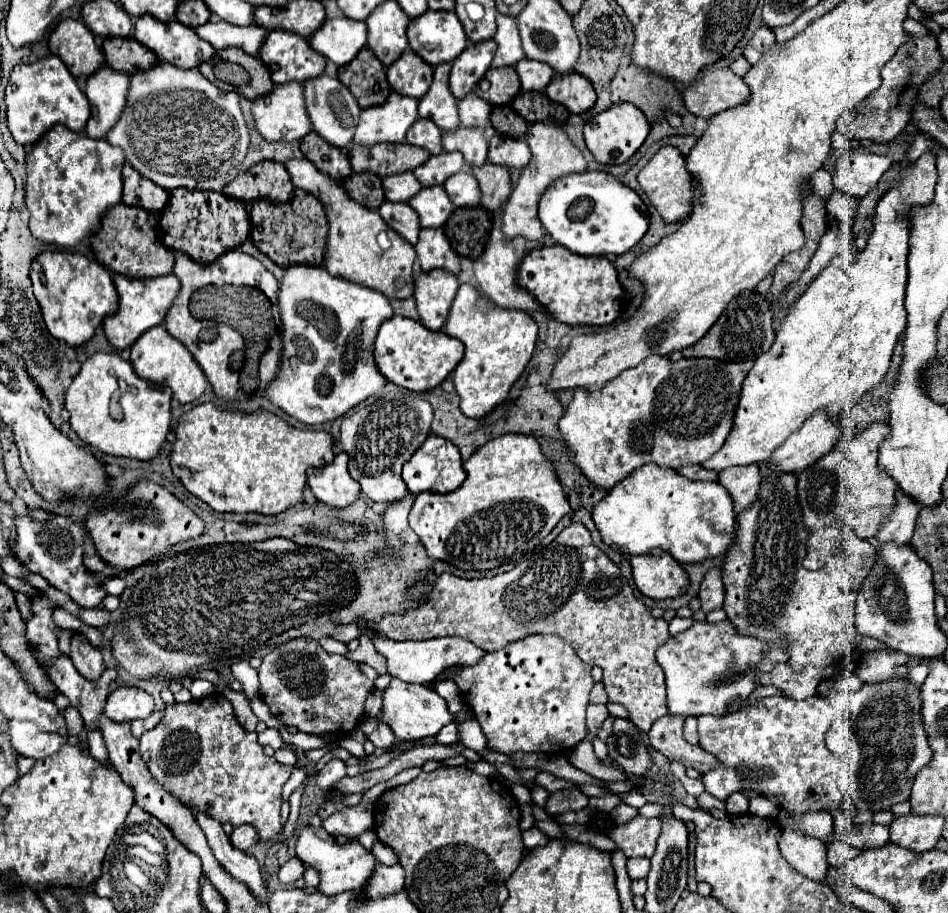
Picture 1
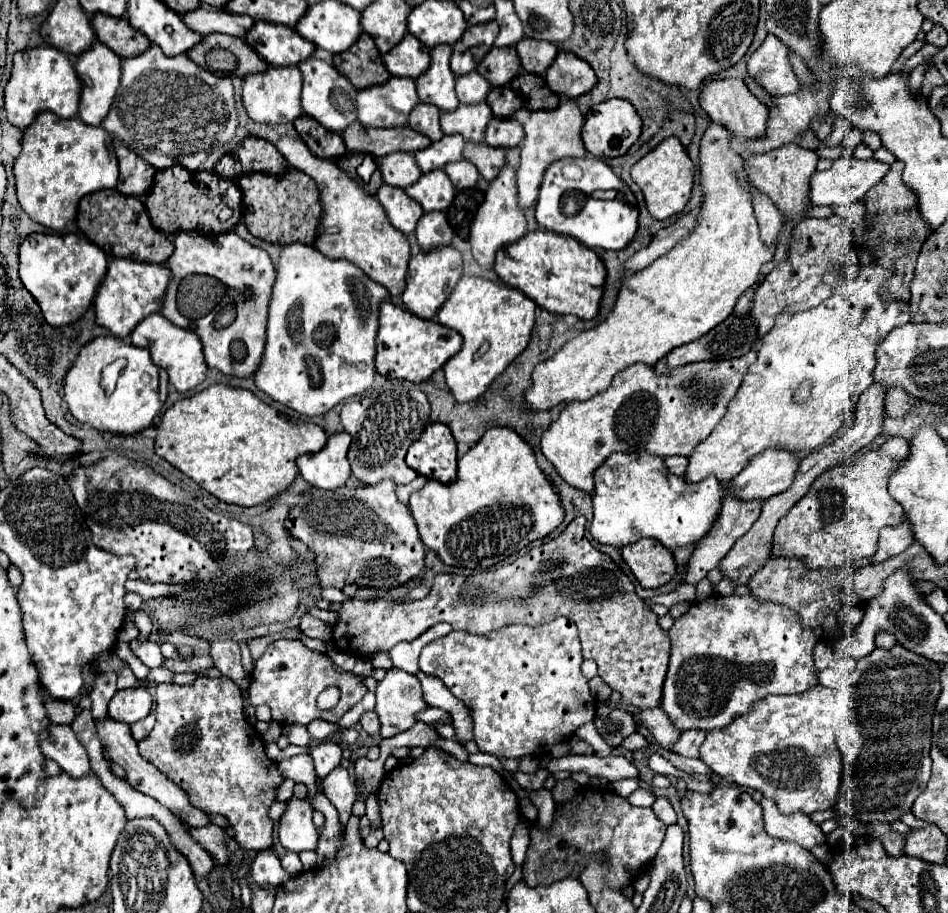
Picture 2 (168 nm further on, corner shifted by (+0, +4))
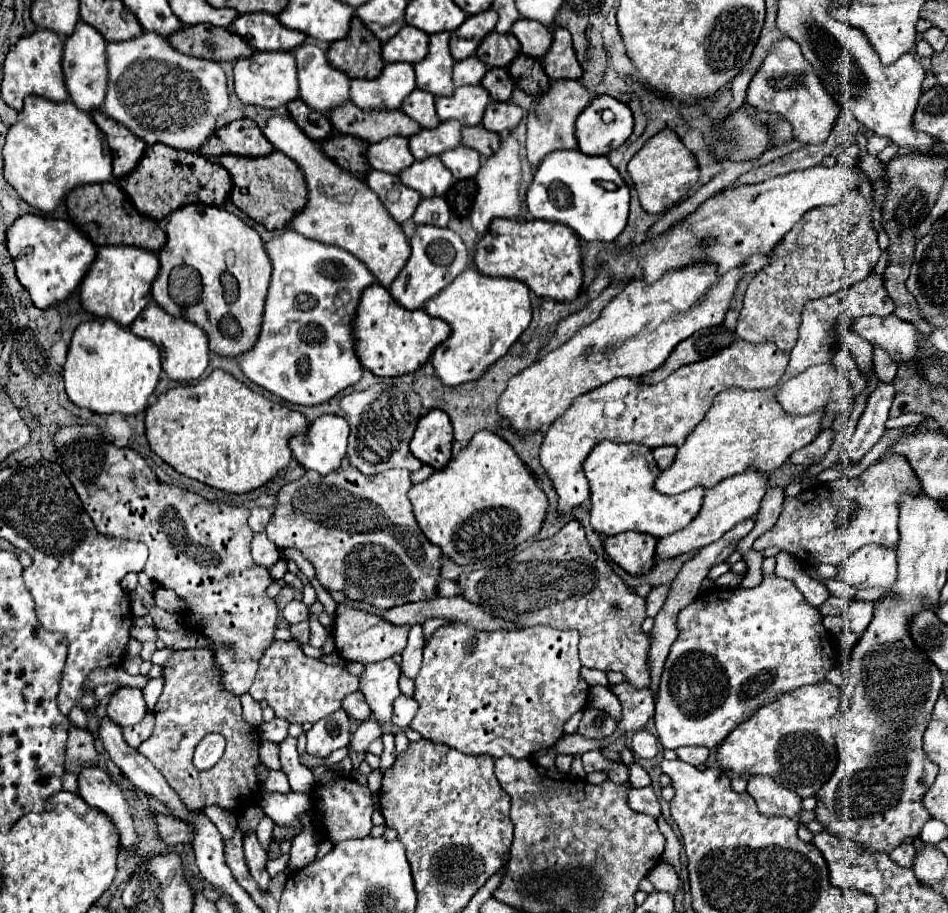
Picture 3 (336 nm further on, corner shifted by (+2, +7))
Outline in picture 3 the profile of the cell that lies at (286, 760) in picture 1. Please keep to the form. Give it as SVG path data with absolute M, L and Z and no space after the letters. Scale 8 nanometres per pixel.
M273 718L271 722L261 722L261 726L259 726L261 740L281 742L287 736L287 728L289 728L289 722L283 718Z

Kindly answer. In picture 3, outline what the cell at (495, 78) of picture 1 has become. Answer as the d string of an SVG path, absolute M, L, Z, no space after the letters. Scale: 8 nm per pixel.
M491 32L485 36L485 40L477 48L477 56L489 66L501 66L505 68L511 64L511 60L521 52L521 44L513 34L497 34Z

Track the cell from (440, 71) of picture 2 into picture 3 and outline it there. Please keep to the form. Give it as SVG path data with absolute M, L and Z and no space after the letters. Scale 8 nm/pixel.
M449 32L431 34L427 56L415 64L417 88L435 96L451 96L455 90L451 82L451 68L455 60L449 52L449 36Z

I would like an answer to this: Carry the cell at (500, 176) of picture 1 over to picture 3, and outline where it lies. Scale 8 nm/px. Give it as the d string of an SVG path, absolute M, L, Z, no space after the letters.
M463 126L461 142L483 156L491 156L499 148L499 134L489 132L483 126Z

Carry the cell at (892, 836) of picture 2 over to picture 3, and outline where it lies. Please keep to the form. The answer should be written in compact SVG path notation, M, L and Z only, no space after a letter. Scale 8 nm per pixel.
M903 842L901 846L897 846L891 854L891 860L901 864L903 868L911 868L913 866L913 858L915 858L915 848L911 842Z

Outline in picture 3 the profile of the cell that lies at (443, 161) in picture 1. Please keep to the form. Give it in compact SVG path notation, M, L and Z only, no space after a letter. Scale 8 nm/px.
M457 120L441 122L437 128L419 130L409 138L409 150L415 160L437 156L445 150L457 148L461 142L461 124Z

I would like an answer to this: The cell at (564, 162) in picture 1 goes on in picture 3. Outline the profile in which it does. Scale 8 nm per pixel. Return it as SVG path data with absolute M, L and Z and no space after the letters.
M555 80L549 90L539 94L527 116L527 158L535 168L549 152L559 148L577 148L575 120L589 106L591 94L579 80Z

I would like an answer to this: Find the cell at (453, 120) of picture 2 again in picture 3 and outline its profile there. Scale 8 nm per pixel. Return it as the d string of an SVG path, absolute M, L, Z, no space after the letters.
M481 84L459 86L451 96L435 98L439 120L461 120L463 126L477 126L483 120L483 112L489 104L489 92Z

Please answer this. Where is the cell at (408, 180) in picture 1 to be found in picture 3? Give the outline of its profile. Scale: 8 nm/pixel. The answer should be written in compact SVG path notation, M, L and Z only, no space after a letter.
M393 136L393 138L385 138L381 142L369 144L367 162L375 170L399 174L401 170L409 168L415 162L415 158L409 152L407 138L405 136Z

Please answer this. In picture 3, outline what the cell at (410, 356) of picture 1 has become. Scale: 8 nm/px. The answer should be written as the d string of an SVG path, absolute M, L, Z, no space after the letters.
M377 282L363 290L353 320L355 354L359 362L375 376L401 376L415 372L421 364L429 360L433 348L449 338L449 332L449 324L441 322L441 318L433 318L425 310L401 308L389 296L387 288Z

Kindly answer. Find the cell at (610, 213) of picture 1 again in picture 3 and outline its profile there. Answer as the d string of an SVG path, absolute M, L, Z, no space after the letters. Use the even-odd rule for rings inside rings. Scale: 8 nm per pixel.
M555 150L547 154L533 172L533 182L525 194L525 204L537 220L565 224L583 240L613 242L627 224L629 188L607 156L587 156L579 150ZM601 180L617 184L617 190L607 192L599 184Z

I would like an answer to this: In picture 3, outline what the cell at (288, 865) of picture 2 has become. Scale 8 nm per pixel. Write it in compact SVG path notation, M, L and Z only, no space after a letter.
M283 854L283 856L279 856L277 860L267 860L265 870L269 872L269 876L277 876L277 874L289 874L287 864L289 864L289 854Z

